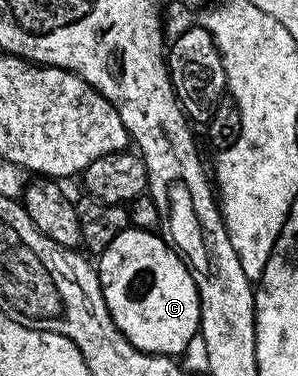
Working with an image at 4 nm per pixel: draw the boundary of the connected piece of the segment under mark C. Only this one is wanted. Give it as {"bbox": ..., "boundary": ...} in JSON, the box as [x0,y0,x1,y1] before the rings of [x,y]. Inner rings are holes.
{"bbox":[98,227,200,355],"boundary":[[[135,227],[121,231],[98,254],[100,286],[108,314],[135,349],[141,349],[143,353],[180,355],[200,328],[200,296],[191,268],[158,234]]]}

